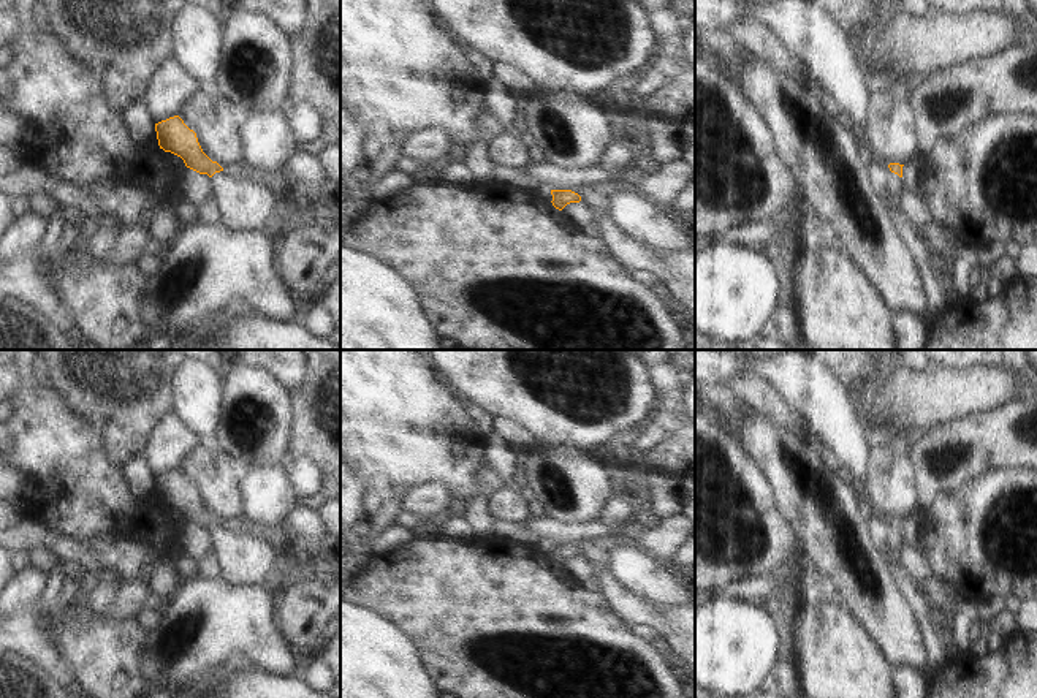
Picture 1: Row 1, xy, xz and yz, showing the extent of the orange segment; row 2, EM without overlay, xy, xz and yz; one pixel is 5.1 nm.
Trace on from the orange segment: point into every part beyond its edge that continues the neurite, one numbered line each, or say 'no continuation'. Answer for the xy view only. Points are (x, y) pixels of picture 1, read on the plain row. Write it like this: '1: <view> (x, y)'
1: xy (243, 557)

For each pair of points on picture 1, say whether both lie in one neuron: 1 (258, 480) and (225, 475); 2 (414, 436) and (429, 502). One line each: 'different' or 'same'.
1: different
2: different

